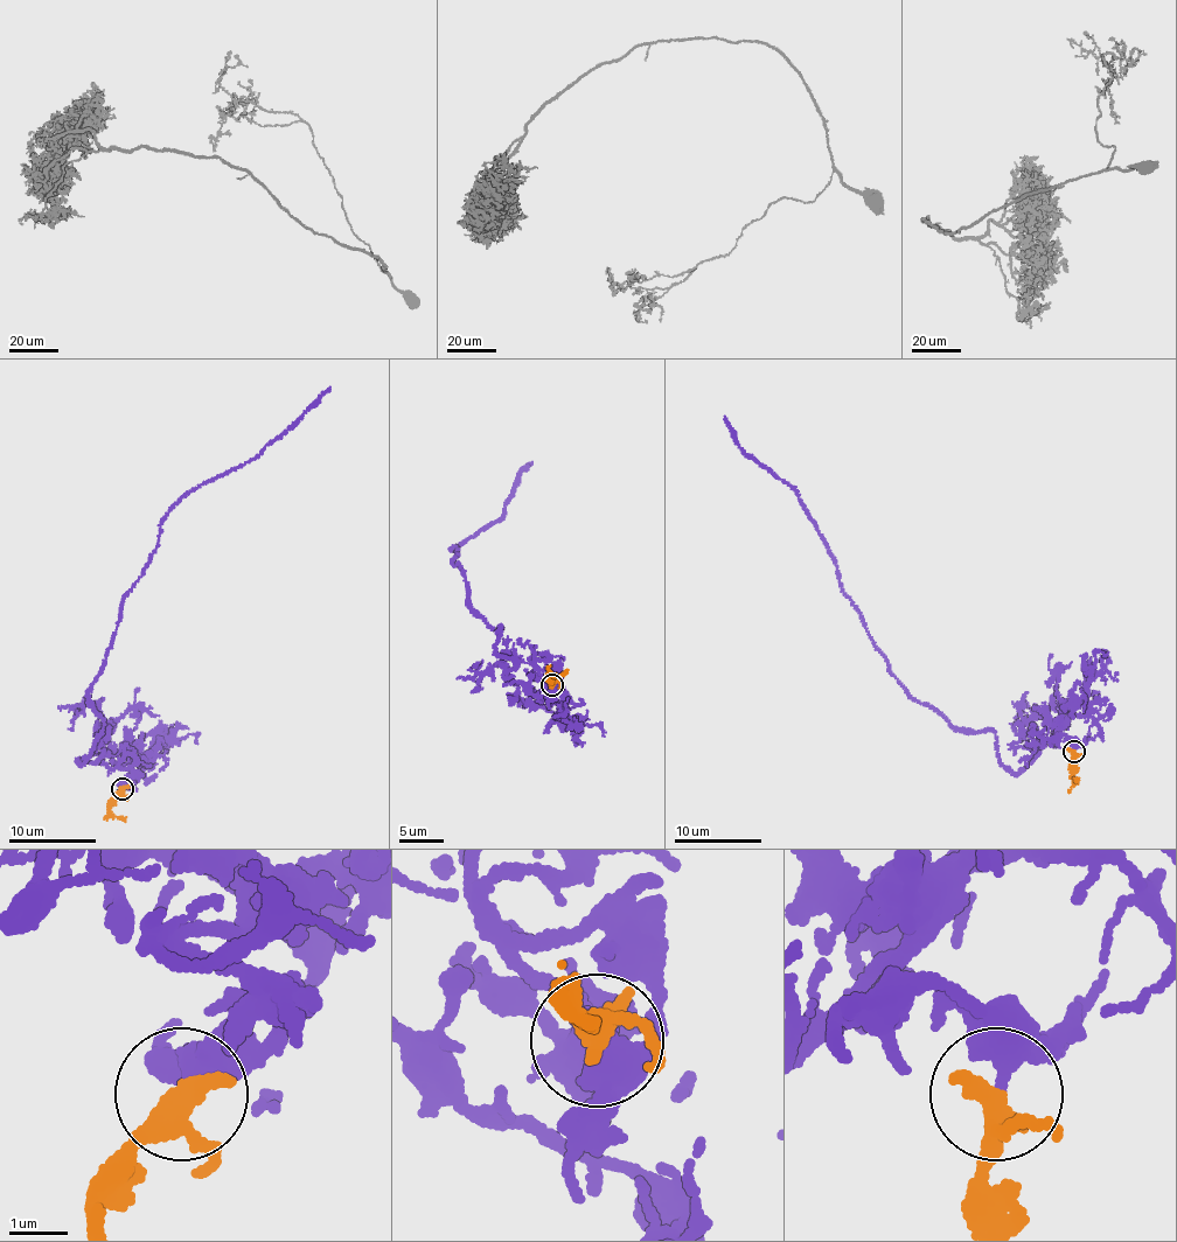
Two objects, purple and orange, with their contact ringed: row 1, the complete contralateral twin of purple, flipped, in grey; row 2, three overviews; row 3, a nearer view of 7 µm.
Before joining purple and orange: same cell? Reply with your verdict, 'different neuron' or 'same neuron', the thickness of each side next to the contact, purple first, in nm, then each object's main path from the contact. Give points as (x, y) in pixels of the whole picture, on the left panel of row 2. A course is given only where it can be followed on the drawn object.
same neuron | 420/360 nm | purple via (122, 788), (138, 746), (103, 730), (79, 763), (103, 724), (89, 690), (160, 522), (329, 386) | orange via (122, 788), (110, 808), (125, 822)

